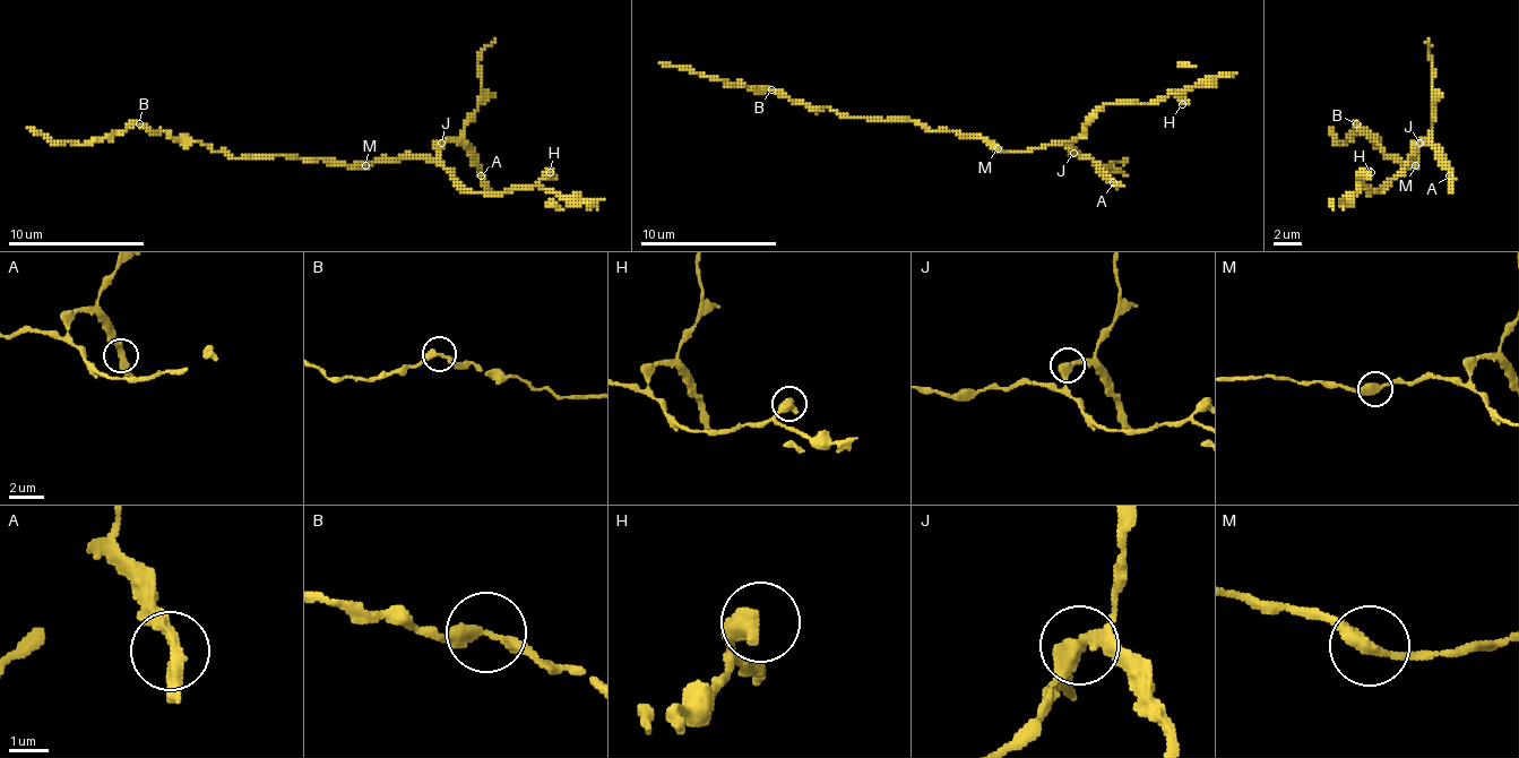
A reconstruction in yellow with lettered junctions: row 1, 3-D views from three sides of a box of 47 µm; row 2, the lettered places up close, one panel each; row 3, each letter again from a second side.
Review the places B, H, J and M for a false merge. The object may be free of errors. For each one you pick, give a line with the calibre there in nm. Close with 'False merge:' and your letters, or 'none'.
J: 400 nm
False merge: J

